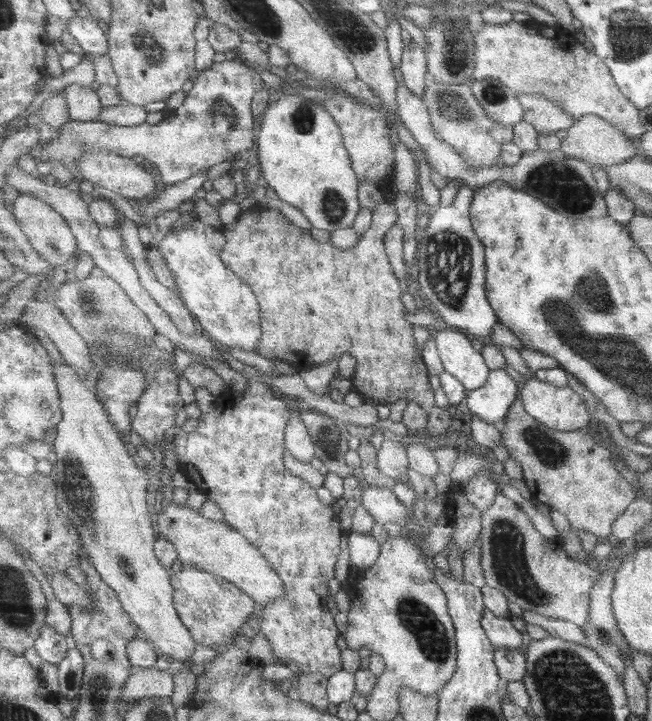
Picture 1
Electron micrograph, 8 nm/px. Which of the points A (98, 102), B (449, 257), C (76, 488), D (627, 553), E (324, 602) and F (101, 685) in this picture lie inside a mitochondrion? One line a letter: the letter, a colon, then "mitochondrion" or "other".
A: other
B: mitochondrion
C: mitochondrion
D: other
E: other
F: mitochondrion

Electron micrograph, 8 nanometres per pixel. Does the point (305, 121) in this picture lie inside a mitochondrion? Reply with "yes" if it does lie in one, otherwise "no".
yes

